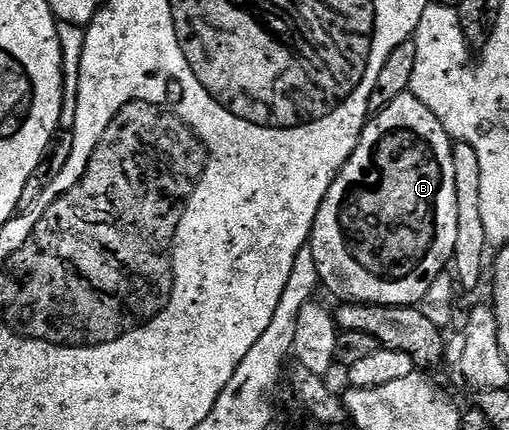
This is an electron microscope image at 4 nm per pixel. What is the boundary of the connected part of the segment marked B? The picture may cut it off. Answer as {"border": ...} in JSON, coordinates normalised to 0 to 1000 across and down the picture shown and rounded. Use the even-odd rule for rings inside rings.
{"border":[[[802,212],[790,216],[764,249],[735,265],[713,295],[701,342],[694,360],[674,381],[674,395],[658,409],[658,421],[646,435],[631,481],[623,491],[623,509],[611,530],[607,577],[615,584],[615,612],[623,612],[627,651],[637,674],[644,672],[674,705],[703,705],[707,709],[806,709],[821,712],[835,695],[835,677],[851,667],[851,658],[888,614],[898,565],[898,426],[890,426],[890,351],[886,316],[859,277],[851,253],[821,221]]]}

